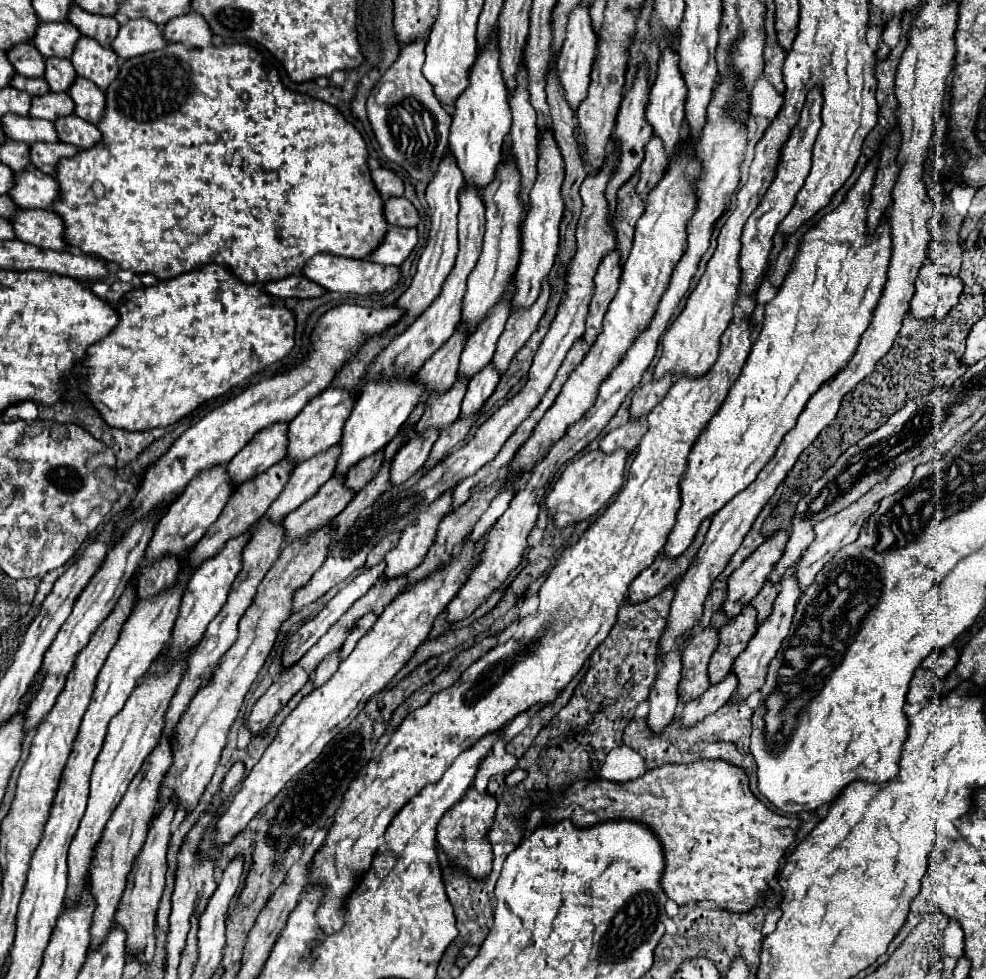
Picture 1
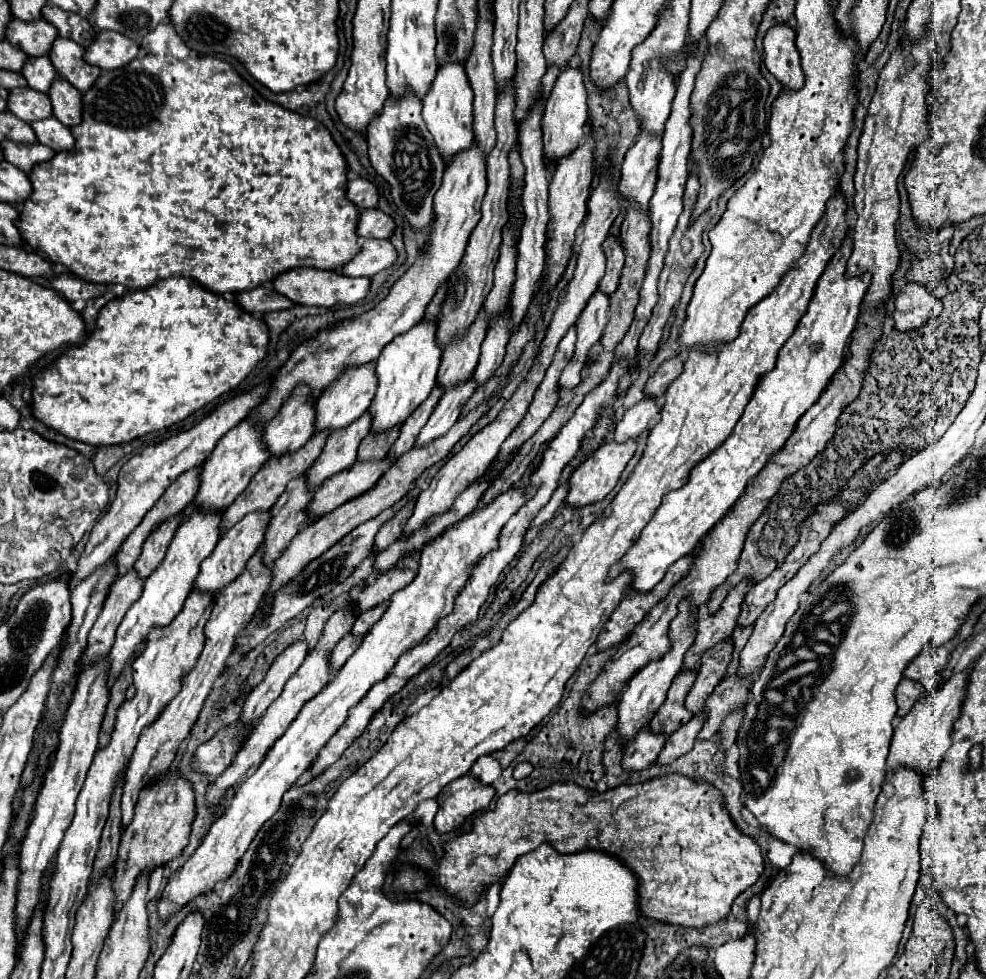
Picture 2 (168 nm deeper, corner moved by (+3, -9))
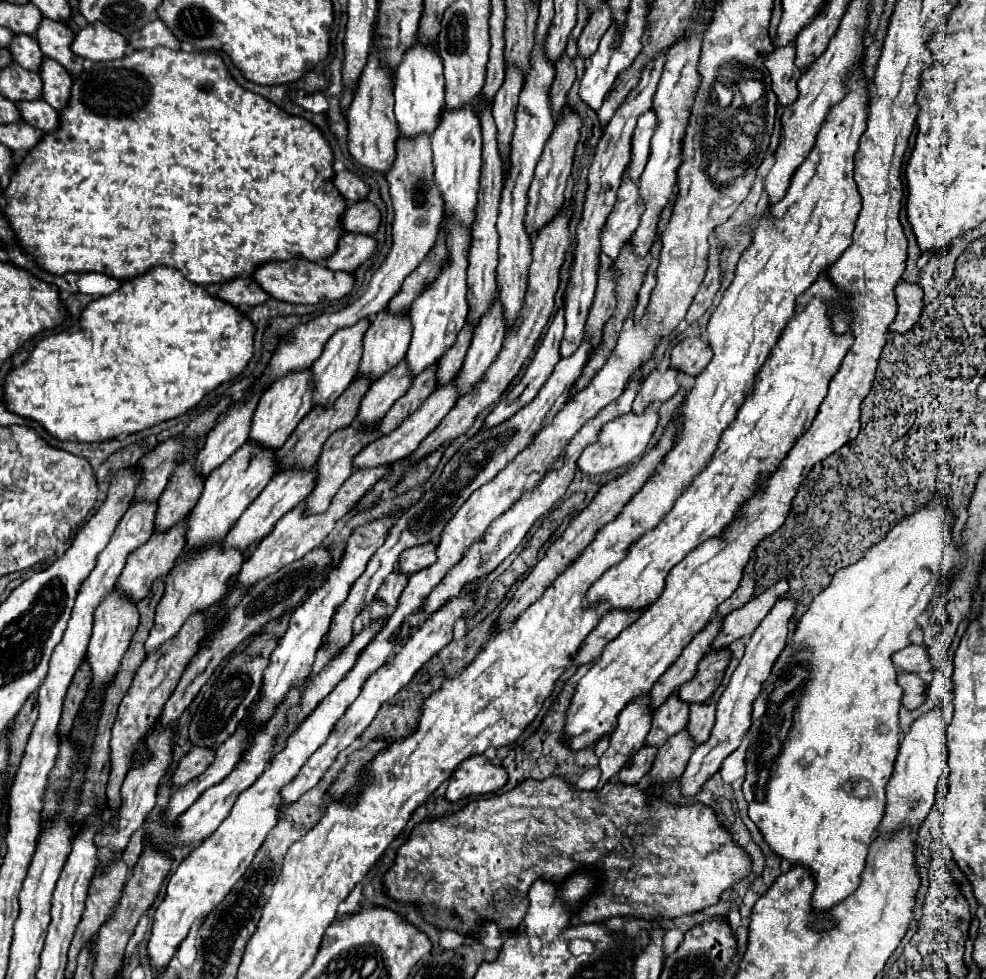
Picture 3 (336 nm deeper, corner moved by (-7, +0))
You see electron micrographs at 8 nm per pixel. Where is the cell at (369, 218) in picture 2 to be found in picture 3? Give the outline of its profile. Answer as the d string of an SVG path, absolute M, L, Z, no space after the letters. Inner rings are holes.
M362 200L362 202L356 202L350 208L346 208L340 222L342 222L344 232L374 234L380 224L380 212L374 204L370 204L368 200Z

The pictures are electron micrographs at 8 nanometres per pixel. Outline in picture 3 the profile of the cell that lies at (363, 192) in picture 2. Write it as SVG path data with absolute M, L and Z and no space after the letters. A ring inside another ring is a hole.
M336 172L332 182L346 202L358 202L360 198L364 200L368 194L368 186L364 184L364 180L352 172Z

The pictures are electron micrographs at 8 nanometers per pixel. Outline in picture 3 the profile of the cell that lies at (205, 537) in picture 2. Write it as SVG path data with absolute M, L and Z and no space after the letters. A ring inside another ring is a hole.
M244 444L236 450L222 466L212 470L204 482L204 492L194 506L192 514L188 514L188 532L186 532L186 550L188 546L204 546L224 540L228 530L236 524L240 514L256 500L256 496L266 488L270 478L276 474L276 466L272 466L272 458L276 452L272 450L252 450L252 446Z

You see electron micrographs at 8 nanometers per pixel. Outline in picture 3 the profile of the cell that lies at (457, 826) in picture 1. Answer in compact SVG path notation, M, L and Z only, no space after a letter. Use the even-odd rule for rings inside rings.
M478 754L466 758L450 776L446 790L446 800L456 802L464 796L480 796L484 792L500 790L508 780L508 774L502 766L492 764L486 756Z

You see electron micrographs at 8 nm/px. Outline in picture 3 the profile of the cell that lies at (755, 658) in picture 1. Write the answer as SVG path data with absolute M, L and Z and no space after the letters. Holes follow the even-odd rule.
M716 700L690 706L690 722L686 730L696 744L702 744L708 740L710 730L714 726L714 714L716 714Z

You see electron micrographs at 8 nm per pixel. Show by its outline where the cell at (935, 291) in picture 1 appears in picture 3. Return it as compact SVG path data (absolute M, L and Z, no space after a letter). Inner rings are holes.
M900 282L894 290L898 302L898 314L890 326L892 332L906 334L920 318L922 312L922 288L912 282Z

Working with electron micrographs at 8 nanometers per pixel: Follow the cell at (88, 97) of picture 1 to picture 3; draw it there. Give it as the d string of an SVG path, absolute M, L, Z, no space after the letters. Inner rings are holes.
M44 56L44 62L40 64L40 78L44 78L44 100L52 108L62 110L70 98L70 74L58 62L52 62L52 58Z

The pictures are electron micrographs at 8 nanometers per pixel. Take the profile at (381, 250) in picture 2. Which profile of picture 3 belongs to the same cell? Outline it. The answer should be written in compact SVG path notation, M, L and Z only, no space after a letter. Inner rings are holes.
M344 234L338 242L336 252L326 260L330 270L352 272L362 262L366 262L376 250L376 240L366 234Z

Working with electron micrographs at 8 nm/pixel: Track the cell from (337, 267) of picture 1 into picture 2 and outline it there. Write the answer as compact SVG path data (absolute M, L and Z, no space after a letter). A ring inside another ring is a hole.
M294 269L286 271L274 281L274 289L294 303L300 305L316 305L316 307L332 307L338 303L354 305L360 303L370 293L370 279L368 277L348 277L338 271L318 271L318 269Z

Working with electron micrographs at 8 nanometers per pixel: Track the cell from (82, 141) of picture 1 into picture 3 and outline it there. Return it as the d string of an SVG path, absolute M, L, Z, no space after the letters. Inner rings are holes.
M44 100L16 102L16 108L18 108L22 120L28 122L30 126L36 126L38 130L52 132L58 126L58 114L56 114L56 110L52 106L48 106Z

